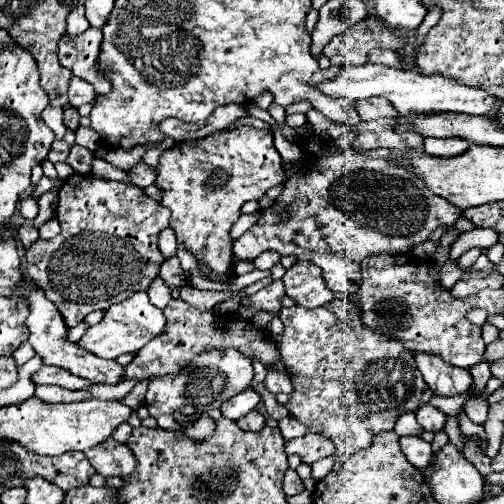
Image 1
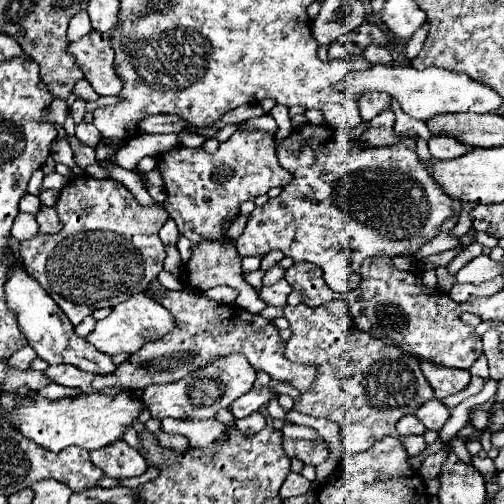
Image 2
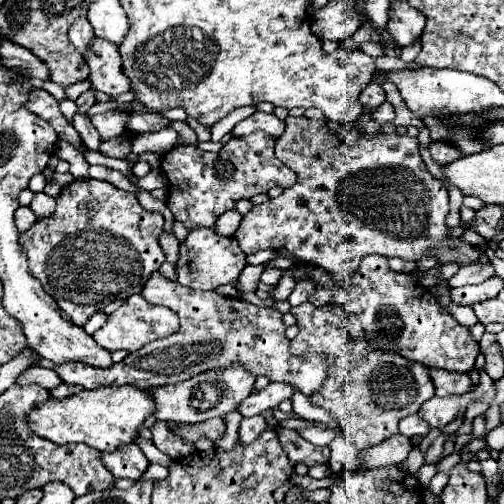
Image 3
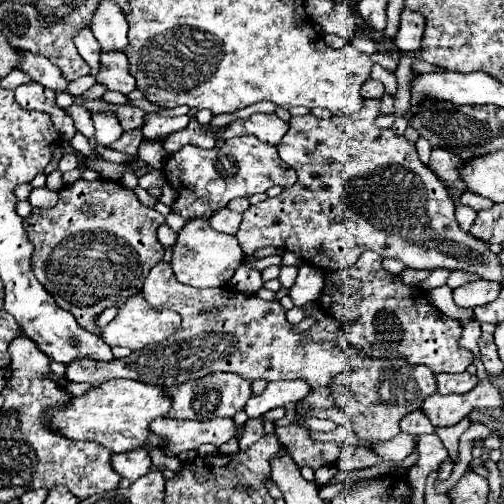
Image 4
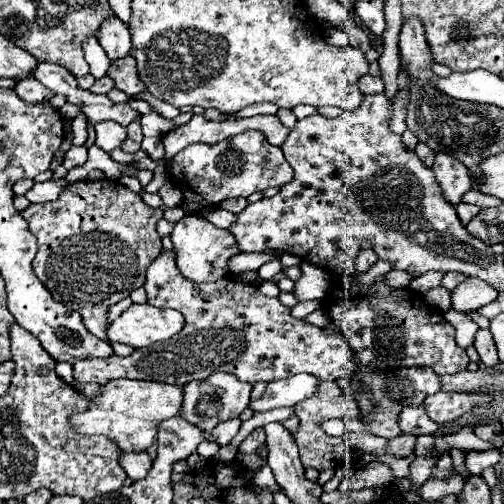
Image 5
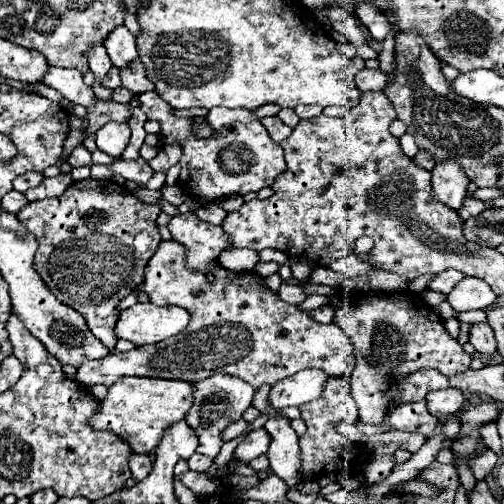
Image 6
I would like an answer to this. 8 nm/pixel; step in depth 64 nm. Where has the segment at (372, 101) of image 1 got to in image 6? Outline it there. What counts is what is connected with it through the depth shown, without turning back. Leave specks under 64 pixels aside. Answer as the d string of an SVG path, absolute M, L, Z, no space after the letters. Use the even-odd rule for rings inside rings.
M362 68L356 74L356 86L366 92L366 90L382 90L386 84L386 74L380 68Z

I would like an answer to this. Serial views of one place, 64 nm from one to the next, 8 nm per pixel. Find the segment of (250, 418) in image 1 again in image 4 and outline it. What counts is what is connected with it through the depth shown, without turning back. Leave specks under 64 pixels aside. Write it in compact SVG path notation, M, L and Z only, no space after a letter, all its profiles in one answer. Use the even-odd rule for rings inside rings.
M256 418L256 420L248 420L246 422L246 432L244 436L240 438L240 450L248 450L254 442L258 442L262 436L264 436L264 428L262 428L262 420Z

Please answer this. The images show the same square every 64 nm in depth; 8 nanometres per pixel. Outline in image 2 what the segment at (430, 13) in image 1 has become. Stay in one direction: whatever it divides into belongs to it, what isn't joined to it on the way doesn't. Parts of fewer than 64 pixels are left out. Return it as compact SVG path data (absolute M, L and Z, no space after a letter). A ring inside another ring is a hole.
M426 22L422 28L418 29L413 36L406 43L406 56L417 56L421 49L423 48L426 36L429 32L429 26Z

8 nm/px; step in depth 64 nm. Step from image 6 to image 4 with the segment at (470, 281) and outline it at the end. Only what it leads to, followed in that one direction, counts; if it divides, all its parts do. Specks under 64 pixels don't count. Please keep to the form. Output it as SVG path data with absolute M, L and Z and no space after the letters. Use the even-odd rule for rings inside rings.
M474 280L474 282L468 282L454 290L454 302L462 308L484 306L484 304L490 304L496 300L496 294L501 288L502 286L498 286L497 282Z

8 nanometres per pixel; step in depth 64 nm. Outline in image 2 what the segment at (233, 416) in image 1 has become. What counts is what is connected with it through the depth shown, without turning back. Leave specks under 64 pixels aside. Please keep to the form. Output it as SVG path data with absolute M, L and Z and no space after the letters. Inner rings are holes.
M266 386L266 388L260 388L260 390L252 388L248 394L240 396L238 400L234 400L230 410L232 410L232 414L234 414L236 418L250 416L252 412L268 406L270 400L274 400L274 398L278 398L278 394L276 394L272 388L268 388L268 386Z

